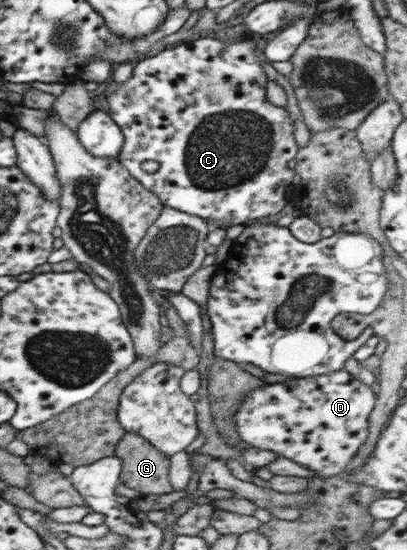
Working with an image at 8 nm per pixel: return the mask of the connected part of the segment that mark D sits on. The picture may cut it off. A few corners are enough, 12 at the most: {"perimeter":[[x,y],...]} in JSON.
{"perimeter":[[349,372],[251,391],[235,431],[330,477],[376,403]]}

